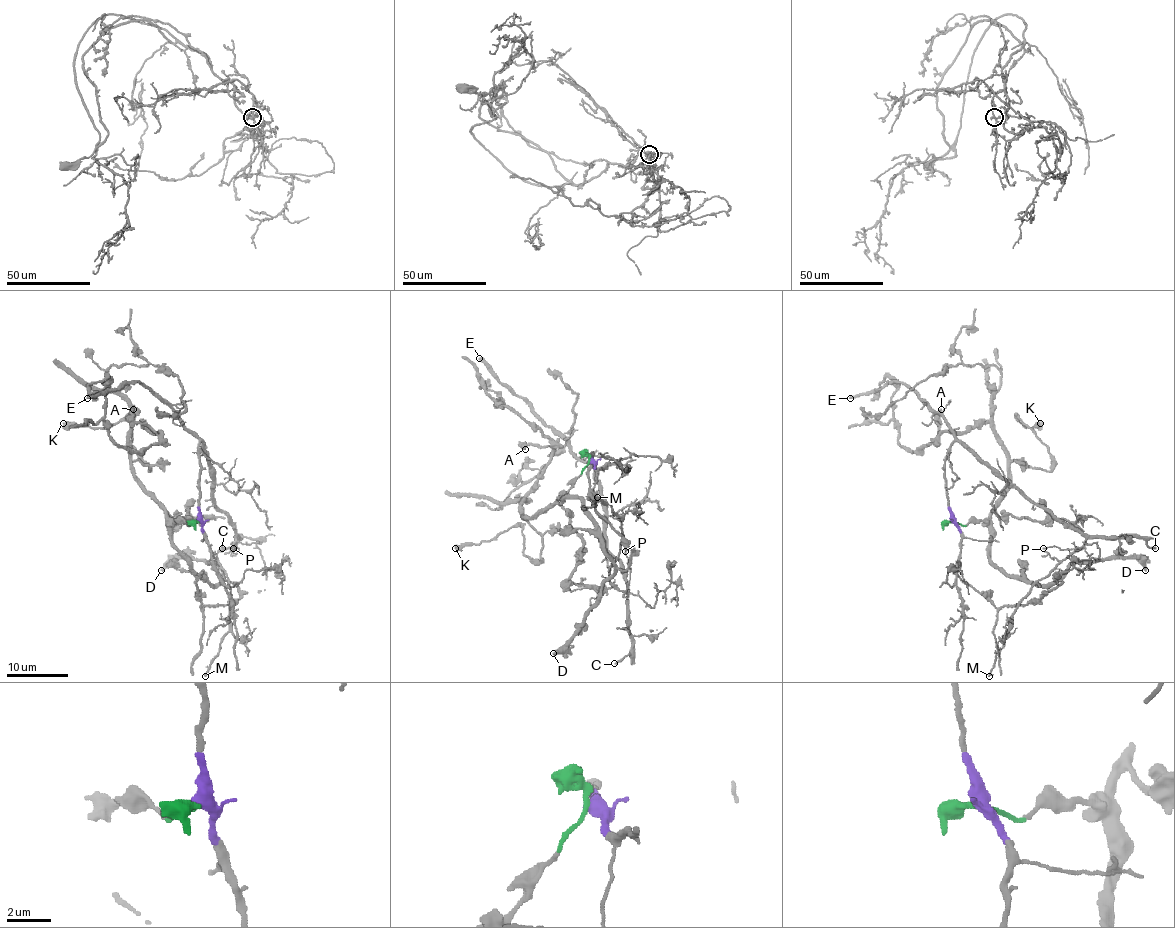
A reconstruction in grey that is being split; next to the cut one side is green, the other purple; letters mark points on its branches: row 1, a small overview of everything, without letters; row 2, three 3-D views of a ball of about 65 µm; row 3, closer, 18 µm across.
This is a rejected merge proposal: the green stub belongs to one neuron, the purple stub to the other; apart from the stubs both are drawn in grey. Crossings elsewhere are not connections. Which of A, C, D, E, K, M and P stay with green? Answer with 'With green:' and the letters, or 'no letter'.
With green: A, D, K

